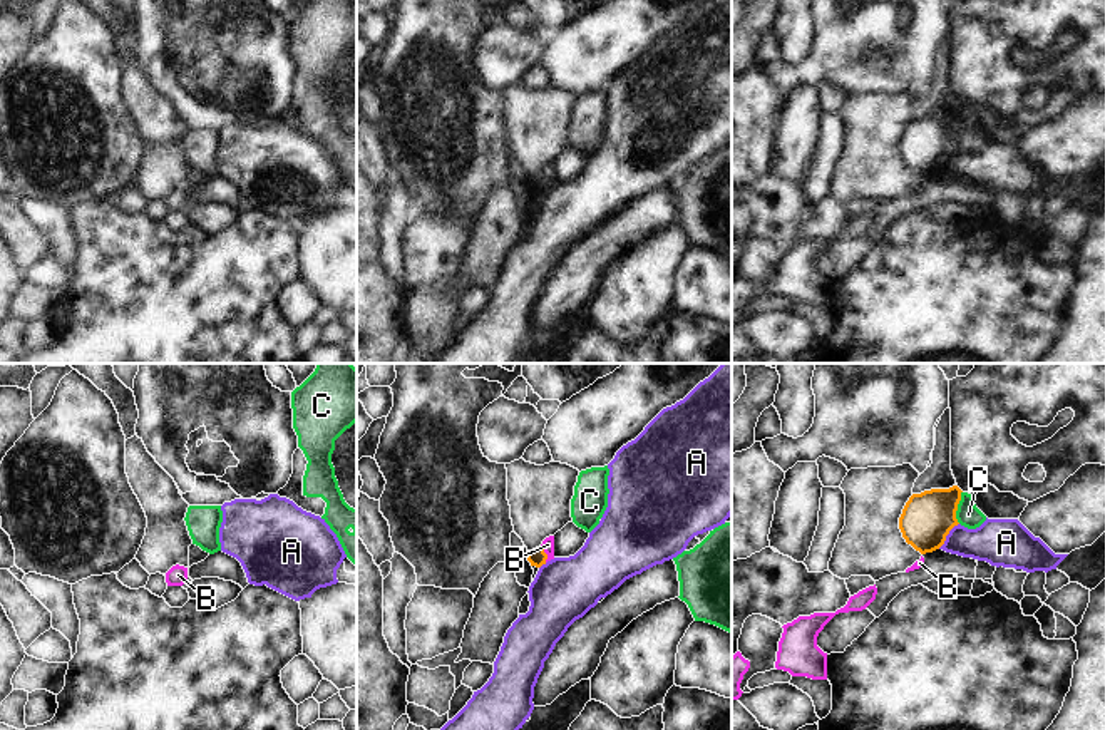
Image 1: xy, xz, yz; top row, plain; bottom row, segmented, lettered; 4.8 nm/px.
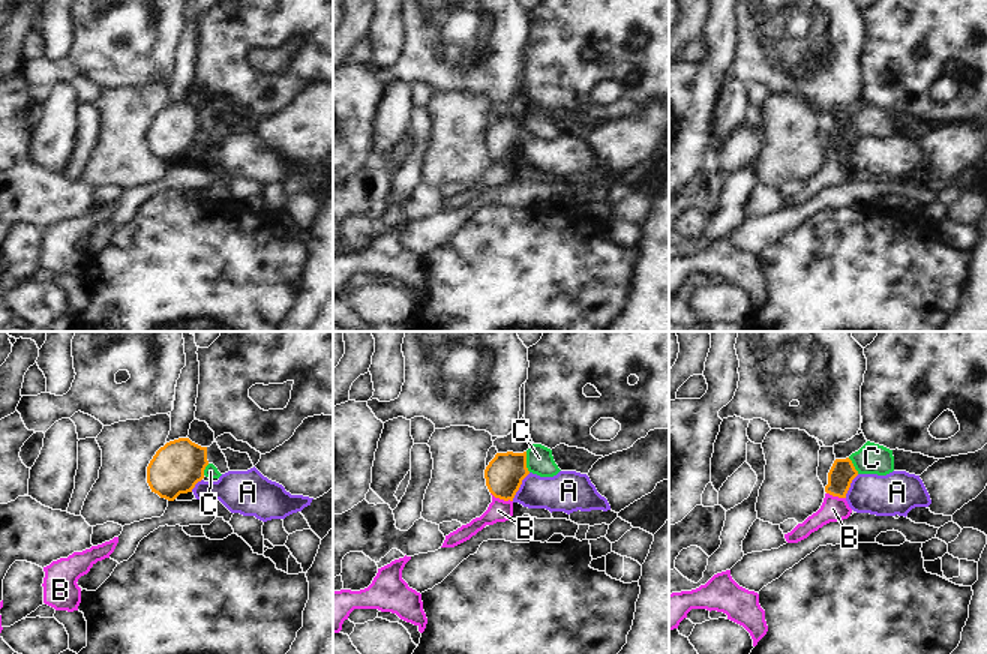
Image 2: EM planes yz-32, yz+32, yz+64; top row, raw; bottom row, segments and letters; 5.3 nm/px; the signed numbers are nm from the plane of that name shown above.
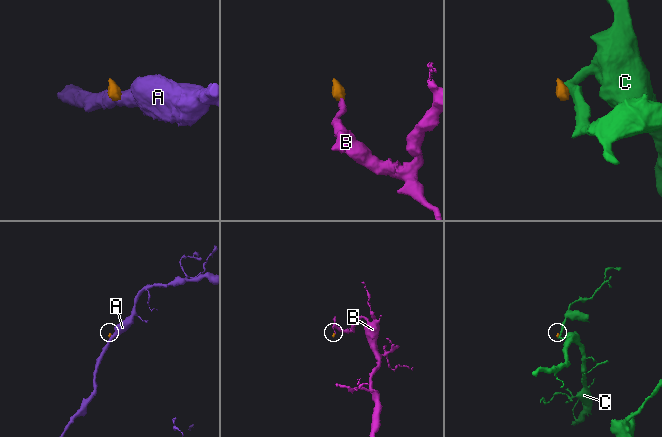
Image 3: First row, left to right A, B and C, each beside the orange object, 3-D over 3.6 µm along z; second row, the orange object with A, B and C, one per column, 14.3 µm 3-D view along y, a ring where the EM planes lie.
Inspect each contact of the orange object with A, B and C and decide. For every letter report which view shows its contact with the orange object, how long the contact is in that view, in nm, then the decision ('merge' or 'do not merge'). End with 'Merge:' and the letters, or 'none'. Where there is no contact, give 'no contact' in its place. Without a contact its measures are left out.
A: yz | 160 nm | do not merge
B: xz | 80 nm | merge
C: yz | 160 nm | do not merge
Merge: B

